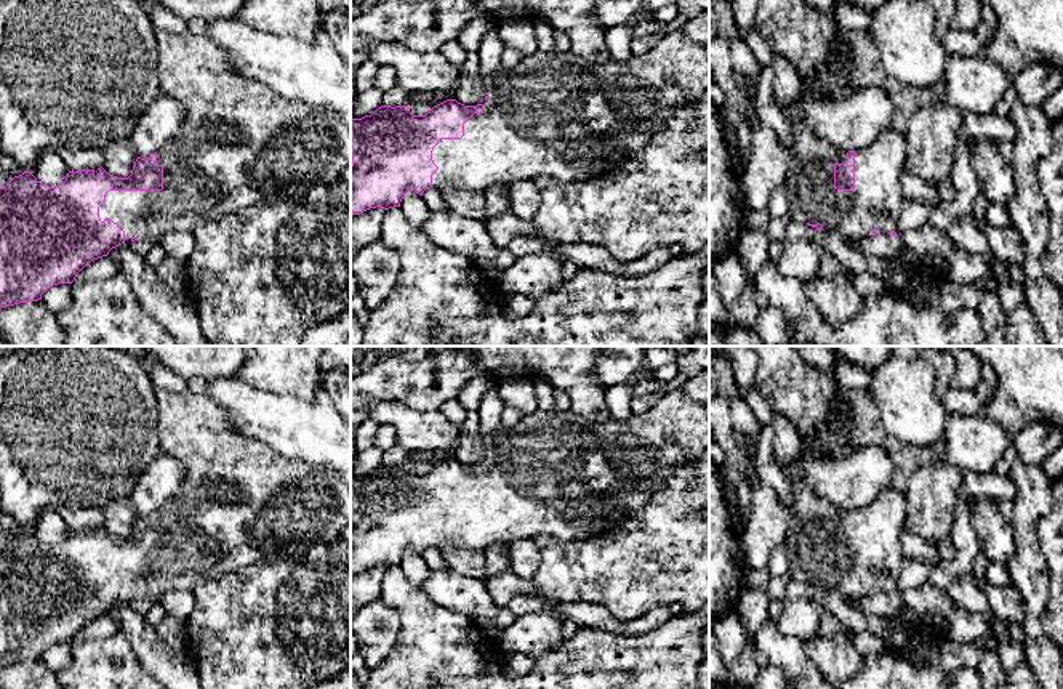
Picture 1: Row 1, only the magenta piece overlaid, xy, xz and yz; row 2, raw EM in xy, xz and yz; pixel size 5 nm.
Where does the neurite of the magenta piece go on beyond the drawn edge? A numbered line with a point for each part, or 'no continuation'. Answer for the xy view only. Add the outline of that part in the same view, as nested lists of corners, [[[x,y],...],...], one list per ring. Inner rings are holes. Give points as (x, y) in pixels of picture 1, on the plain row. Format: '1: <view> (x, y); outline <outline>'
1: xy (239, 503); outline [[[155,389],[157,405],[157,433],[162,452],[176,458],[184,468],[184,477],[176,494],[157,511],[157,522],[163,526],[163,548],[162,550],[109,550],[106,561],[99,566],[99,577],[104,580],[110,577],[125,590],[125,602],[131,602],[133,596],[155,599],[170,590],[195,590],[203,582],[218,578],[224,574],[232,574],[237,569],[259,562],[275,562],[280,559],[301,559],[312,545],[319,542],[331,542],[339,538],[341,530],[351,526],[351,487],[343,477],[325,466],[317,466],[298,458],[287,458],[274,452],[267,444],[248,439],[239,434],[227,421],[226,413],[207,394],[192,391],[170,393],[166,389]]]

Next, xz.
1: xz (556, 473); outline [[[680,389],[666,393],[644,413],[628,420],[610,418],[589,421],[570,410],[541,410],[523,415],[514,428],[499,428],[485,437],[491,455],[483,460],[483,471],[474,473],[464,482],[461,498],[440,498],[432,510],[439,529],[432,534],[432,546],[458,543],[485,554],[495,543],[535,538],[541,534],[560,540],[584,540],[597,537],[636,516],[645,502],[658,492],[676,466],[709,450],[709,404],[692,402]]]

